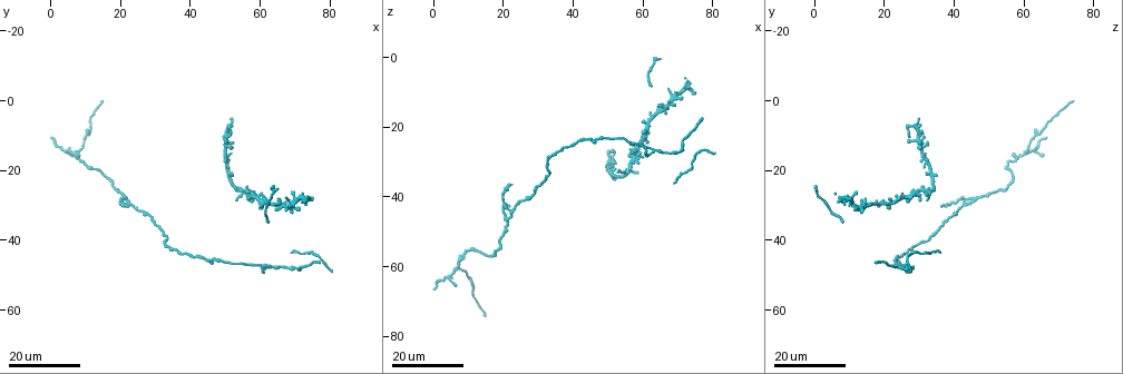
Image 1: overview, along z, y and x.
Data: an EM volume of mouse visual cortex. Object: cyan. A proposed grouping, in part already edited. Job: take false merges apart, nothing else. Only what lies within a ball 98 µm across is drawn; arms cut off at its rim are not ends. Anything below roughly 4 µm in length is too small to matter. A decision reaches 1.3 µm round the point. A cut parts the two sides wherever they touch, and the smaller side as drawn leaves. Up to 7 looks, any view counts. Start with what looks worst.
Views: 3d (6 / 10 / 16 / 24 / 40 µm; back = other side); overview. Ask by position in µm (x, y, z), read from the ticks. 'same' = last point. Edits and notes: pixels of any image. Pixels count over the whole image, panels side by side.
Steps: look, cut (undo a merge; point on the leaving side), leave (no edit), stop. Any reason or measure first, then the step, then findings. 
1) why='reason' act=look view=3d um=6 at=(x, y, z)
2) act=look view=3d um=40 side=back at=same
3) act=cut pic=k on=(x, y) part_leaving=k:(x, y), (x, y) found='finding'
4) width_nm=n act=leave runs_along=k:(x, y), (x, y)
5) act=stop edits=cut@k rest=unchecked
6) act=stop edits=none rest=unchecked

why='branch point' act=look view=3d um=24 at=(20.5, 27.5, 47.0)

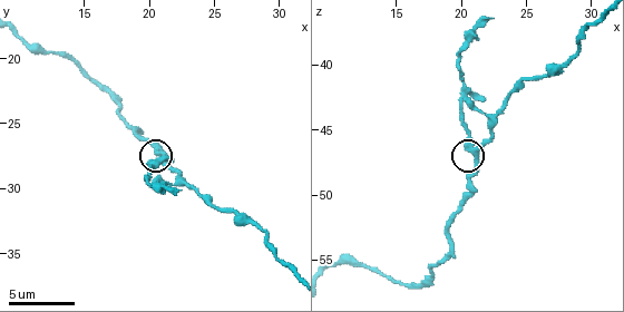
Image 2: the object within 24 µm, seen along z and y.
act=look view=3d um=6 at=same

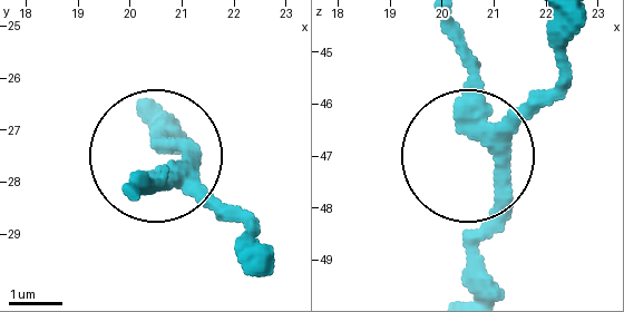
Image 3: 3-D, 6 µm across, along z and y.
why='other side' act=look view=3d um=6 side=back at=(21.10, 27.80, 46.95)

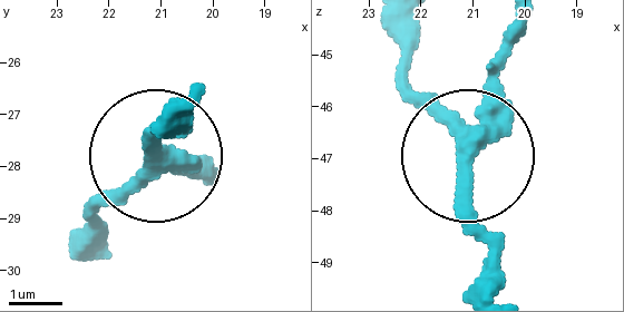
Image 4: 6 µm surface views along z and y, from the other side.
side_arm_um=12 act=cut pic=4 on=(197, 177) part_leaving=4:(493, 113), (510, 23) found='two cells meet here'

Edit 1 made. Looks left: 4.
act=look view=overview

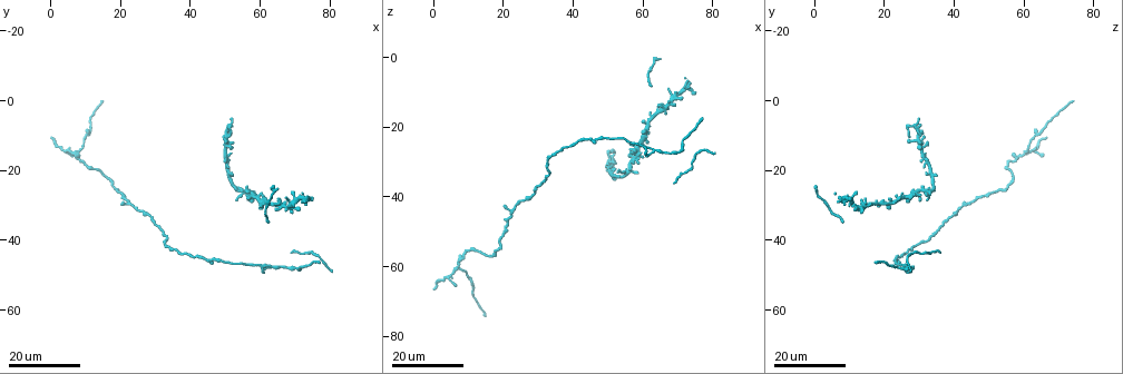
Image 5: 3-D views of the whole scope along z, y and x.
act=look view=3d um=16 at=(65.5, 30.0, 14.5)

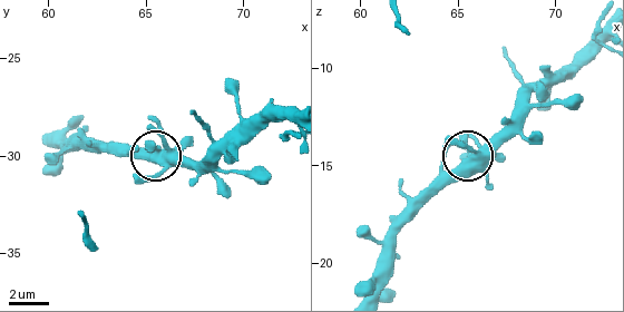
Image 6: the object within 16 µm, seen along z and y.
act=look view=3d um=10 at=(65.7, 30.4, 14.6)

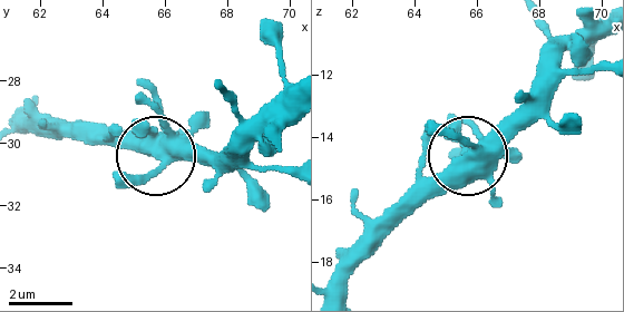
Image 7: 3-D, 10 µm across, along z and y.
width_nm=530 act=leave found='all the same cell'

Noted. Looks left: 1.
act=stop edits=cut@4 rest=unchecked

